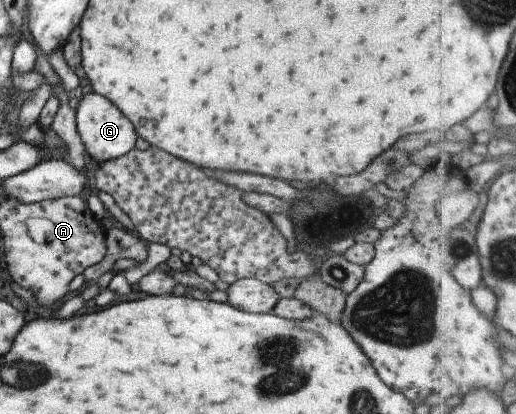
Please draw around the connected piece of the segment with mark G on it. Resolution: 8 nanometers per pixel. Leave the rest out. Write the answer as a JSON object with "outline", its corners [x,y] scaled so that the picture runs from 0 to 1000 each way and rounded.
{"outline":[[[180,220],[167,225],[151,244],[149,261],[143,266],[143,285],[151,329],[159,341],[165,384],[169,384],[167,415],[171,415],[169,408],[180,408],[203,386],[223,384],[260,355],[266,326],[248,283],[219,249],[211,249],[203,234],[196,234]]]}

